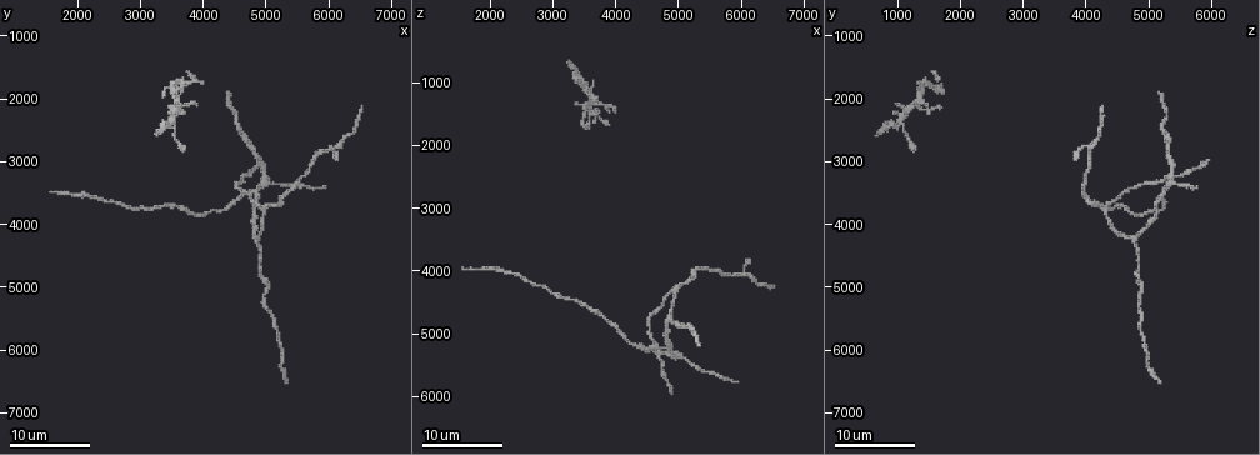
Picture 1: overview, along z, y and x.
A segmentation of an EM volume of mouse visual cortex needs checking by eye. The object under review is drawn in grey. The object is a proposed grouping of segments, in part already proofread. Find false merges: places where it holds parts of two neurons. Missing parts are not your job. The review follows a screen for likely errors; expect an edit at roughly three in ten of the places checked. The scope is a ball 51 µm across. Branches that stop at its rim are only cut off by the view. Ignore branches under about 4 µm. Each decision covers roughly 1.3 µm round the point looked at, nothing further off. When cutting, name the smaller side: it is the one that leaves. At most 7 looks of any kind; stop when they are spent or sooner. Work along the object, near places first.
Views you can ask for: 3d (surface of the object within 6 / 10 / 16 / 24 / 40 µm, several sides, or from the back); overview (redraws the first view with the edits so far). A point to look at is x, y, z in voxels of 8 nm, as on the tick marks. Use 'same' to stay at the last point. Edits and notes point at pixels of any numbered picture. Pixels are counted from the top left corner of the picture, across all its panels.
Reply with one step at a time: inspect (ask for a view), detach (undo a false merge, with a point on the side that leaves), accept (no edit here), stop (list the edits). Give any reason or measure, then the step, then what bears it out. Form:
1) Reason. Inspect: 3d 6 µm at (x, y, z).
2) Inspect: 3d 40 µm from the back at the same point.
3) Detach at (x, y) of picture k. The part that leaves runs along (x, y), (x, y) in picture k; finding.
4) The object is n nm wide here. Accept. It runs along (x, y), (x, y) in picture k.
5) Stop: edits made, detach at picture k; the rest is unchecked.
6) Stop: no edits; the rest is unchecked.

Inspect: 3d 24 µm at (4900, 3700, 4300).

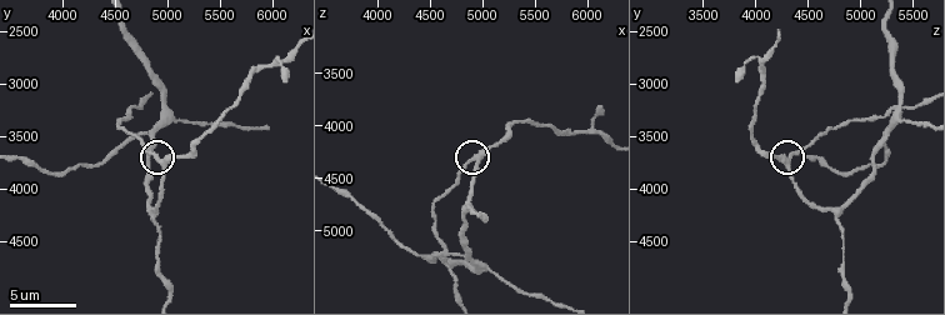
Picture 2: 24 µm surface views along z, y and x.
Inspect: 3d 6 µm at (4920, 3700, 4300).

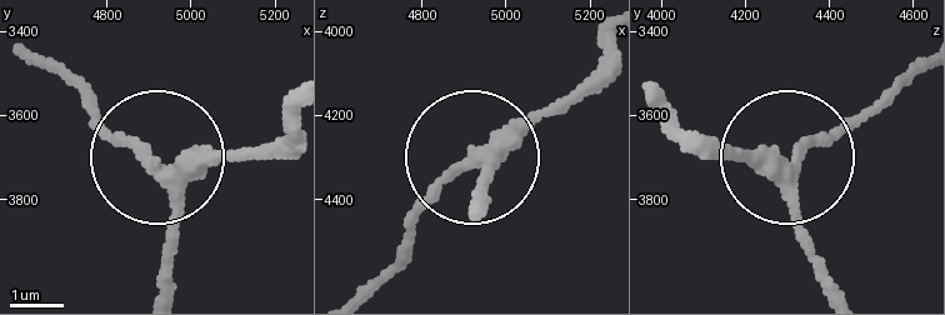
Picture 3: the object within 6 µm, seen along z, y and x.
The object is 270 nm wide here. Accept. It runs along (160, 283), (169, 175), (84, 99) in picture 3; one neuron here.

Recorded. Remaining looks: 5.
Side arm on a straight run. Inspect: 3d 10 µm at (4840, 3480, 5260).

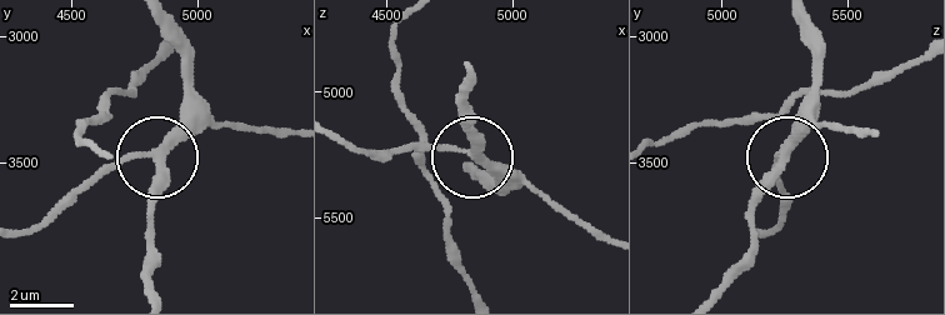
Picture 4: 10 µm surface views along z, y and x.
The side arm is 16 µm long. Accept. It runs along (25, 231), (123, 164), (151, 156), (200, 105) in picture 4; all the same neuron.

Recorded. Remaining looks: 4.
A fork. Inspect: 3d 10 µm at (4840, 4260, 4780).

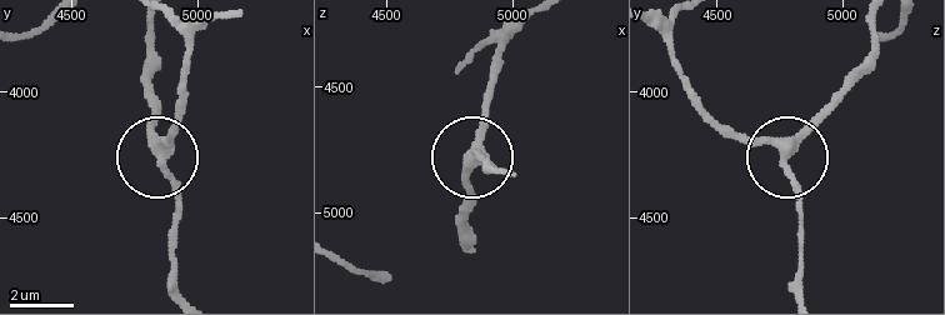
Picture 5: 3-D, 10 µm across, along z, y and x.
Closer look. Inspect: 3d 6 µm at (4870, 4230, 4770).

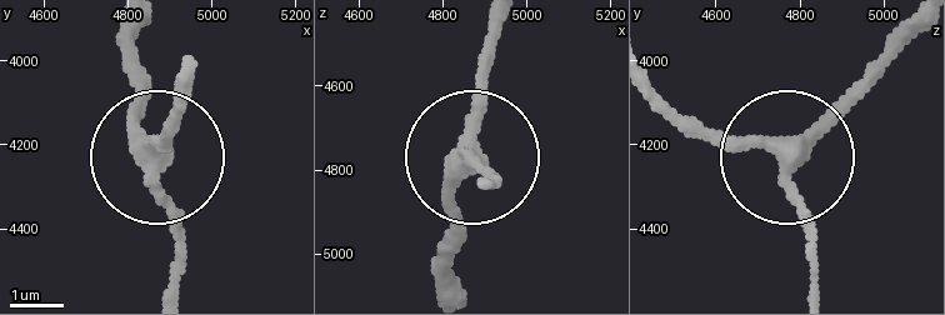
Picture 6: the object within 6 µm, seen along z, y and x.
3 arms meet here. Accept. It runs along (911, 33), (795, 154), (790, 194), (818, 288) in picture 6; continuous, no second neuron.

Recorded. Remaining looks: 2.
Stop: no edits; the rest is unchecked.

